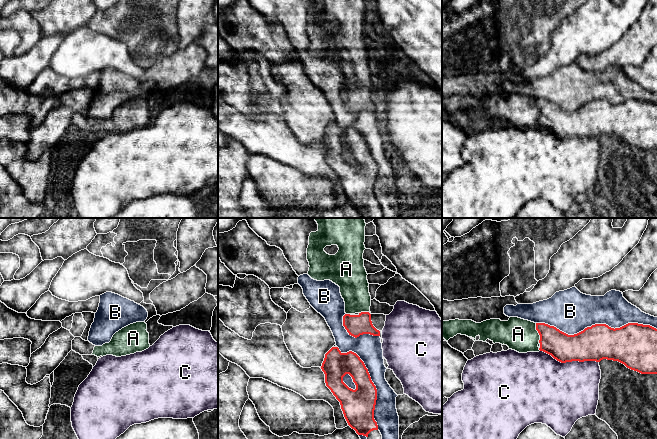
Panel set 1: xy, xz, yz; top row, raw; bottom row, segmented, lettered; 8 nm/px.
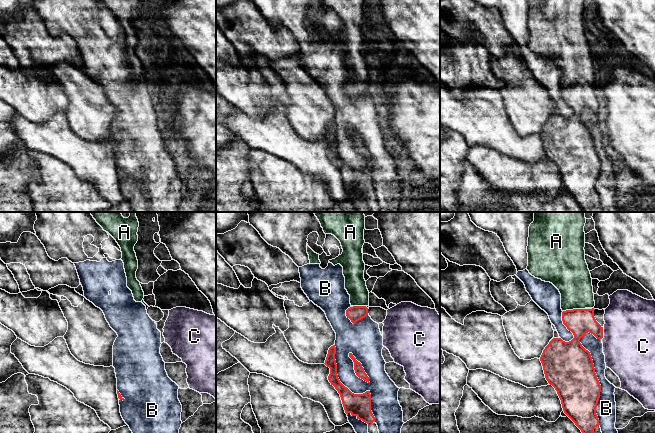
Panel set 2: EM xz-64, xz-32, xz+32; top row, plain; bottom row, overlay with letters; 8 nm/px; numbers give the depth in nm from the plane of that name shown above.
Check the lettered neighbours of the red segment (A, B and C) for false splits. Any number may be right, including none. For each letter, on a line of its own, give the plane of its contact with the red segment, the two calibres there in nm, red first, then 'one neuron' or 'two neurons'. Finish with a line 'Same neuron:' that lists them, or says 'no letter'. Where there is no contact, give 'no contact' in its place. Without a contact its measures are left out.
A: yz | 220/260 nm | one neuron
B: yz | 280/340 nm | two neurons
C: yz | 280/480 nm | two neurons
Same neuron: A

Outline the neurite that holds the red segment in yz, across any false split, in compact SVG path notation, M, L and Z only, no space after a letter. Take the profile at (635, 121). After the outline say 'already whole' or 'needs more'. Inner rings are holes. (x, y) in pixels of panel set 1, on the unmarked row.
M510 93L508 97L501 97L500 95L490 95L481 99L476 99L472 96L449 96L442 98L442 114L448 117L457 110L472 113L476 117L479 111L479 117L486 118L491 116L494 120L500 119L507 121L509 125L515 126L519 129L539 128L543 127L551 131L554 135L561 139L572 137L596 137L600 138L603 135L618 137L624 140L627 144L637 147L641 150L657 150L657 105L650 101L643 101L638 99L628 99L620 104L611 104L606 100L595 100L591 103L585 104L583 107L568 111L554 102L545 99L534 99L518 93Z; needs more

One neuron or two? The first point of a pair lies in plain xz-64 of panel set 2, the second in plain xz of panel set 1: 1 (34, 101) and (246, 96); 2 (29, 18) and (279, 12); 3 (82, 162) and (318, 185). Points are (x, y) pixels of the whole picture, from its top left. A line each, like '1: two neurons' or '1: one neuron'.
1: one neuron
2: two neurons
3: two neurons

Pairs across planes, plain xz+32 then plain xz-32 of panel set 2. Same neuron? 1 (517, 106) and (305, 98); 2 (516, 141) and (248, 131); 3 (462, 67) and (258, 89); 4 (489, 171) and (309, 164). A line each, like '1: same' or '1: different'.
1: same
2: same
3: same
4: different

